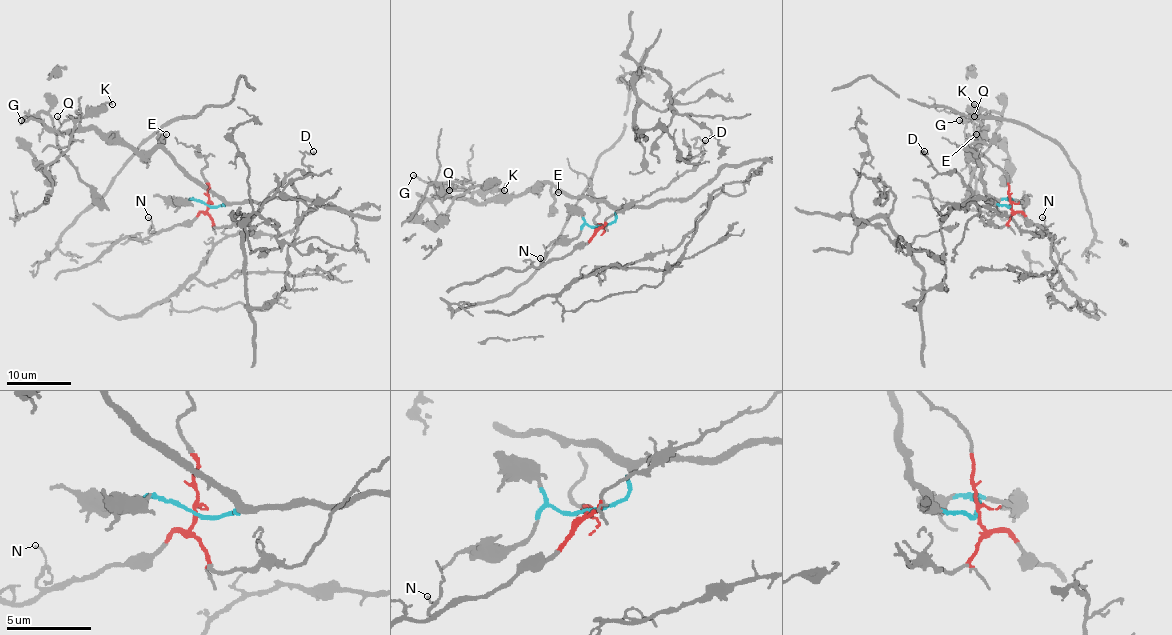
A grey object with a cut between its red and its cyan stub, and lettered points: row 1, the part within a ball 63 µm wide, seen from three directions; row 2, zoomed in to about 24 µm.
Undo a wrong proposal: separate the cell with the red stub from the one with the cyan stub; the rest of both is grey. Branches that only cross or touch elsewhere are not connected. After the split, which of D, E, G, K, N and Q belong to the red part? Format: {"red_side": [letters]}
{"red_side": ["D", "N"]}

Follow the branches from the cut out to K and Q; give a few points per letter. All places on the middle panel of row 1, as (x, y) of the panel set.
K: (600, 226), (615, 219), (613, 208), (568, 197), (546, 182), (485, 203), (472, 198), (474, 192), (504, 190)
Q: (600, 226), (615, 219), (613, 208), (568, 197), (546, 182), (485, 203), (451, 198), (450, 190)

